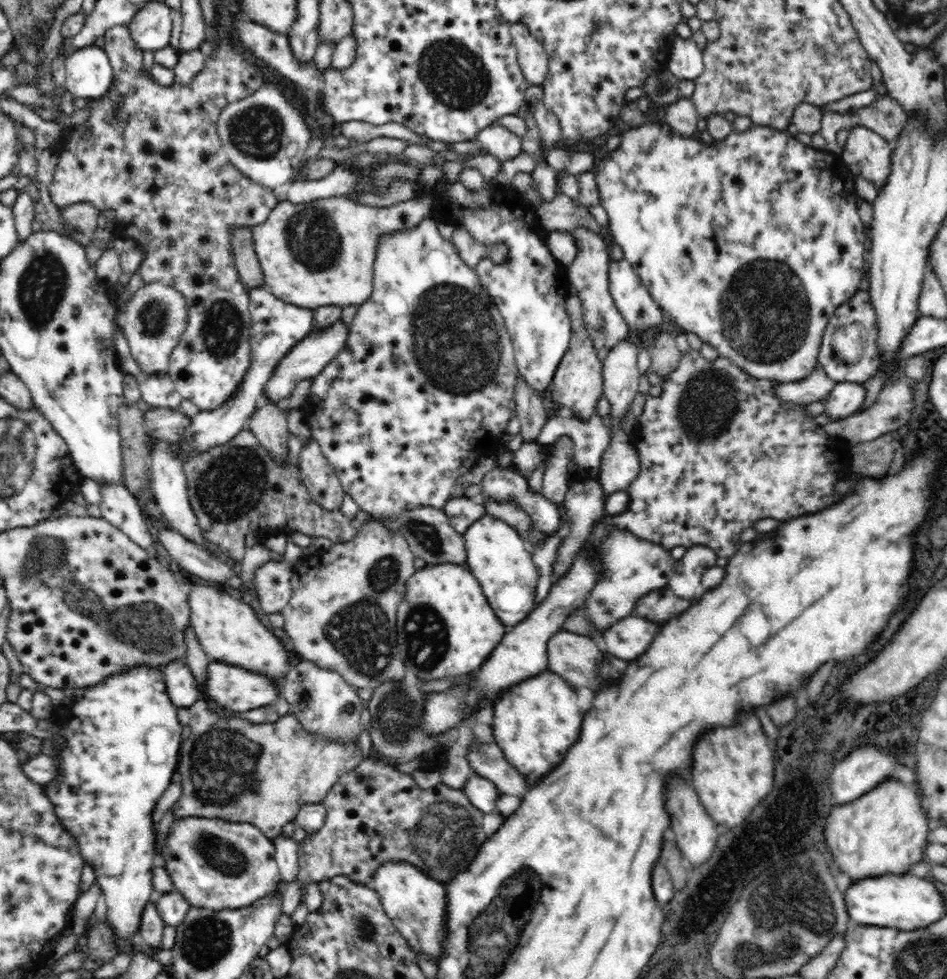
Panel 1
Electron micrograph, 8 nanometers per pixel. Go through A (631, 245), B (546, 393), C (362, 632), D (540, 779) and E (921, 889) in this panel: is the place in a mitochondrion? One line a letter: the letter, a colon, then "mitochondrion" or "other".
A: other
B: other
C: mitochondrion
D: other
E: other

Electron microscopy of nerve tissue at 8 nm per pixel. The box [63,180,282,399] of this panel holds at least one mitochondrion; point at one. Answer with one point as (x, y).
(222, 329)

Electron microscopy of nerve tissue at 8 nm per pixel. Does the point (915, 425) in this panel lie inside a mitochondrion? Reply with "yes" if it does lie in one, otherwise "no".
no

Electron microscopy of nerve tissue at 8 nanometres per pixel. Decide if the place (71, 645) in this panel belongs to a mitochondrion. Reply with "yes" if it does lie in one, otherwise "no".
no

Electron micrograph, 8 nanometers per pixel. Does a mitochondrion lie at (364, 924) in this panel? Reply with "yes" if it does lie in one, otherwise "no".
yes

